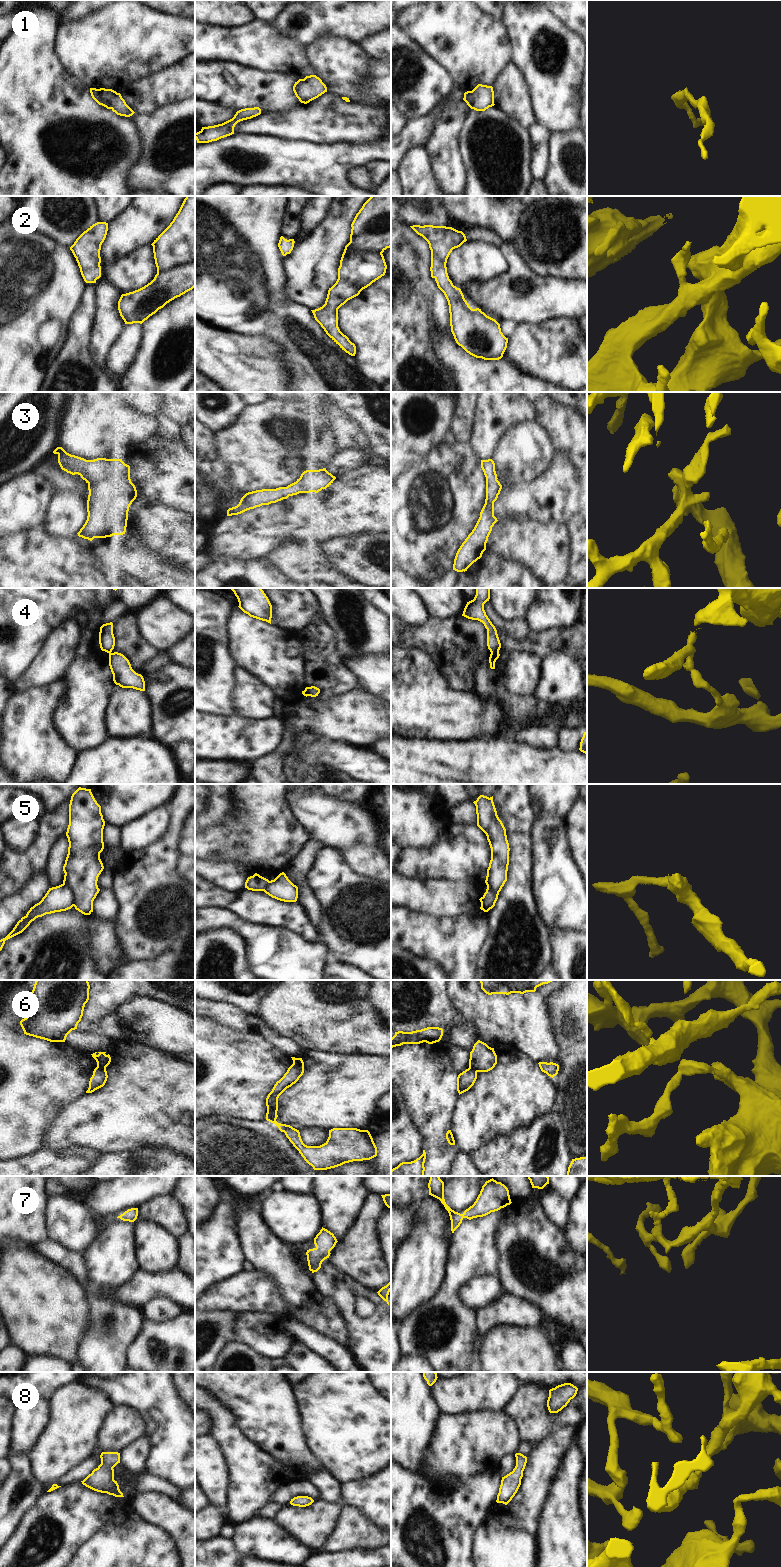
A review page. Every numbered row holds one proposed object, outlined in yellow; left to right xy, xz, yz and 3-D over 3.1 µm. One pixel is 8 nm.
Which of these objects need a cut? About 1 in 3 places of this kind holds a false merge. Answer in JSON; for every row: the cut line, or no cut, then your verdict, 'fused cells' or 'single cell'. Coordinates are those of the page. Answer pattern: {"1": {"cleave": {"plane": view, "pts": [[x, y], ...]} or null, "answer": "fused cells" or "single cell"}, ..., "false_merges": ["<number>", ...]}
{"1": {"cleave": null, "answer": "single cell"}, "2": {"cleave": null, "answer": "single cell"}, "3": {"cleave": null, "answer": "single cell"}, "4": {"cleave": {"plane": "yz", "pts": [[498, 652], [491, 654]]}, "answer": "fused cells"}, "5": {"cleave": {"plane": "xy", "pts": [[63, 883], [72, 893], [73, 905]]}, "answer": "fused cells"}, "6": {"cleave": {"plane": "xy", "pts": [[97, 1066], [105, 1068]]}, "answer": "fused cells"}, "7": {"cleave": null, "answer": "single cell"}, "8": {"cleave": null, "answer": "single cell"}, "false_merges": ["4", "5", "6"]}

